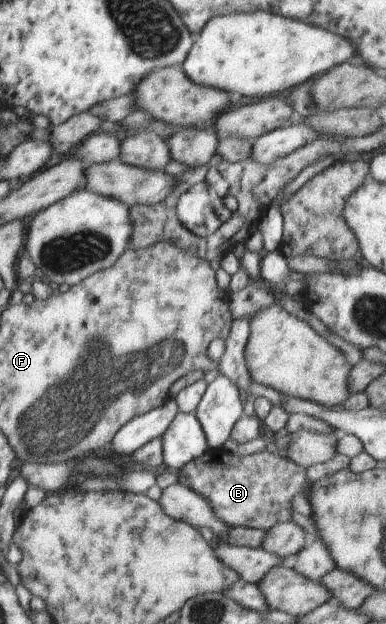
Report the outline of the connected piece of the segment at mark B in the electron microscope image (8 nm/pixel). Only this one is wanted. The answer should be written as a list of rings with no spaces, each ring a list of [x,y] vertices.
[[[210,448],[200,459],[186,464],[177,473],[178,481],[206,497],[216,515],[230,528],[253,527],[268,530],[279,523],[292,521],[293,499],[301,493],[308,494],[312,484],[308,479],[306,468],[300,467],[288,456],[271,454],[267,450],[250,456],[233,456],[224,449]]]

